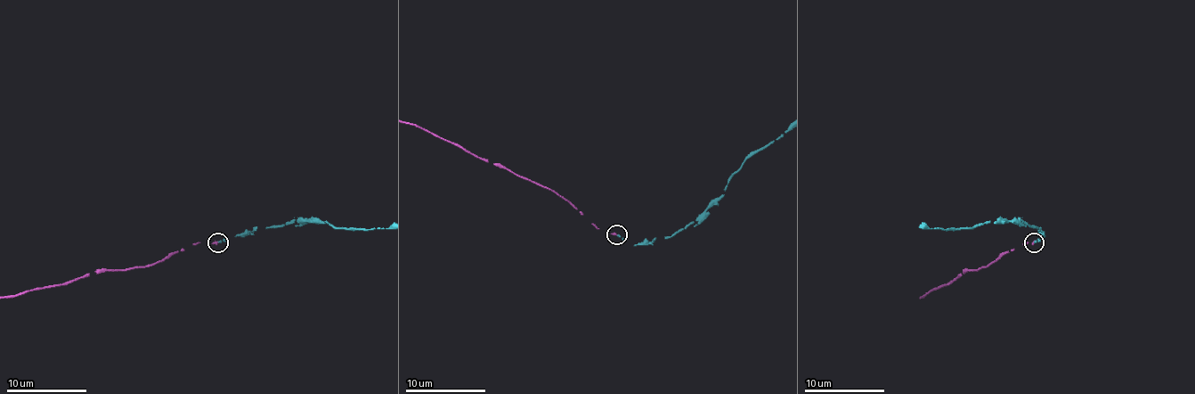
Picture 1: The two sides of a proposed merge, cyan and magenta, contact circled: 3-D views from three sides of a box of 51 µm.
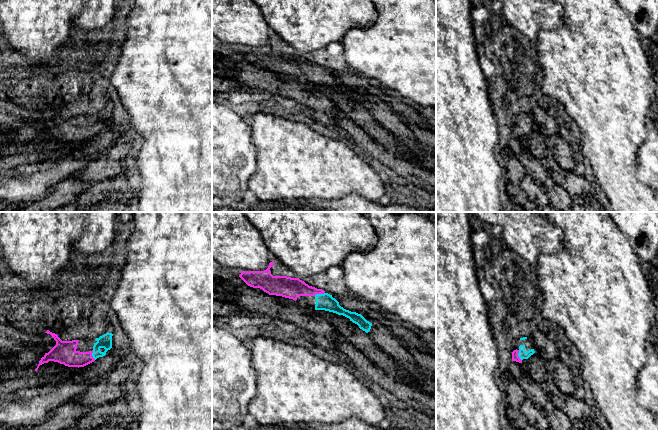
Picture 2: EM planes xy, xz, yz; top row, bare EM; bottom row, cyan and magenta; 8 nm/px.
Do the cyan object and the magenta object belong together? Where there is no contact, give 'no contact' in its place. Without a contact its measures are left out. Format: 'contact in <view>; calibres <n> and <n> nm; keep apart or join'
contact in xz; calibres 130 and 170 nm; join

